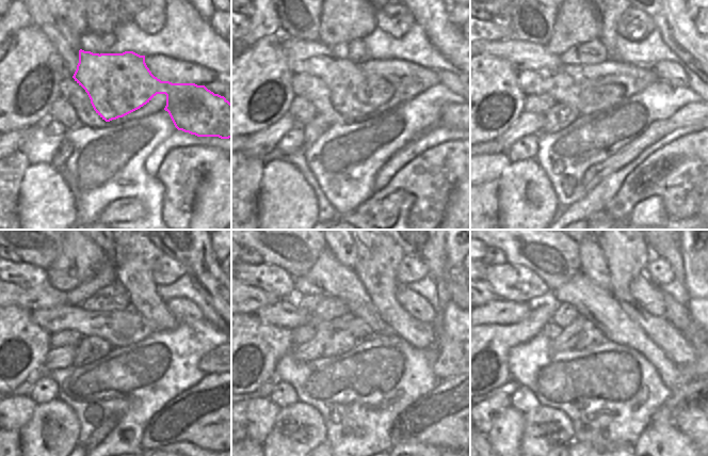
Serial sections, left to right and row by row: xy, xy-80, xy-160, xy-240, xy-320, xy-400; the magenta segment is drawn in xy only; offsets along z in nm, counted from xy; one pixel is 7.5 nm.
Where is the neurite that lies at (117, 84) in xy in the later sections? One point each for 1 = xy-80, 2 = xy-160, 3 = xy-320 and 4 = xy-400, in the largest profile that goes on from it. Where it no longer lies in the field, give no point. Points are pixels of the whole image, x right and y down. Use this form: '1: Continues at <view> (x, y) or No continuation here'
1: Continues at xy-80 (355, 93)
2: Continues at xy-160 (524, 56)
3: Continues at xy-320 (253, 299)
4: Continues at xy-400 (492, 296)

